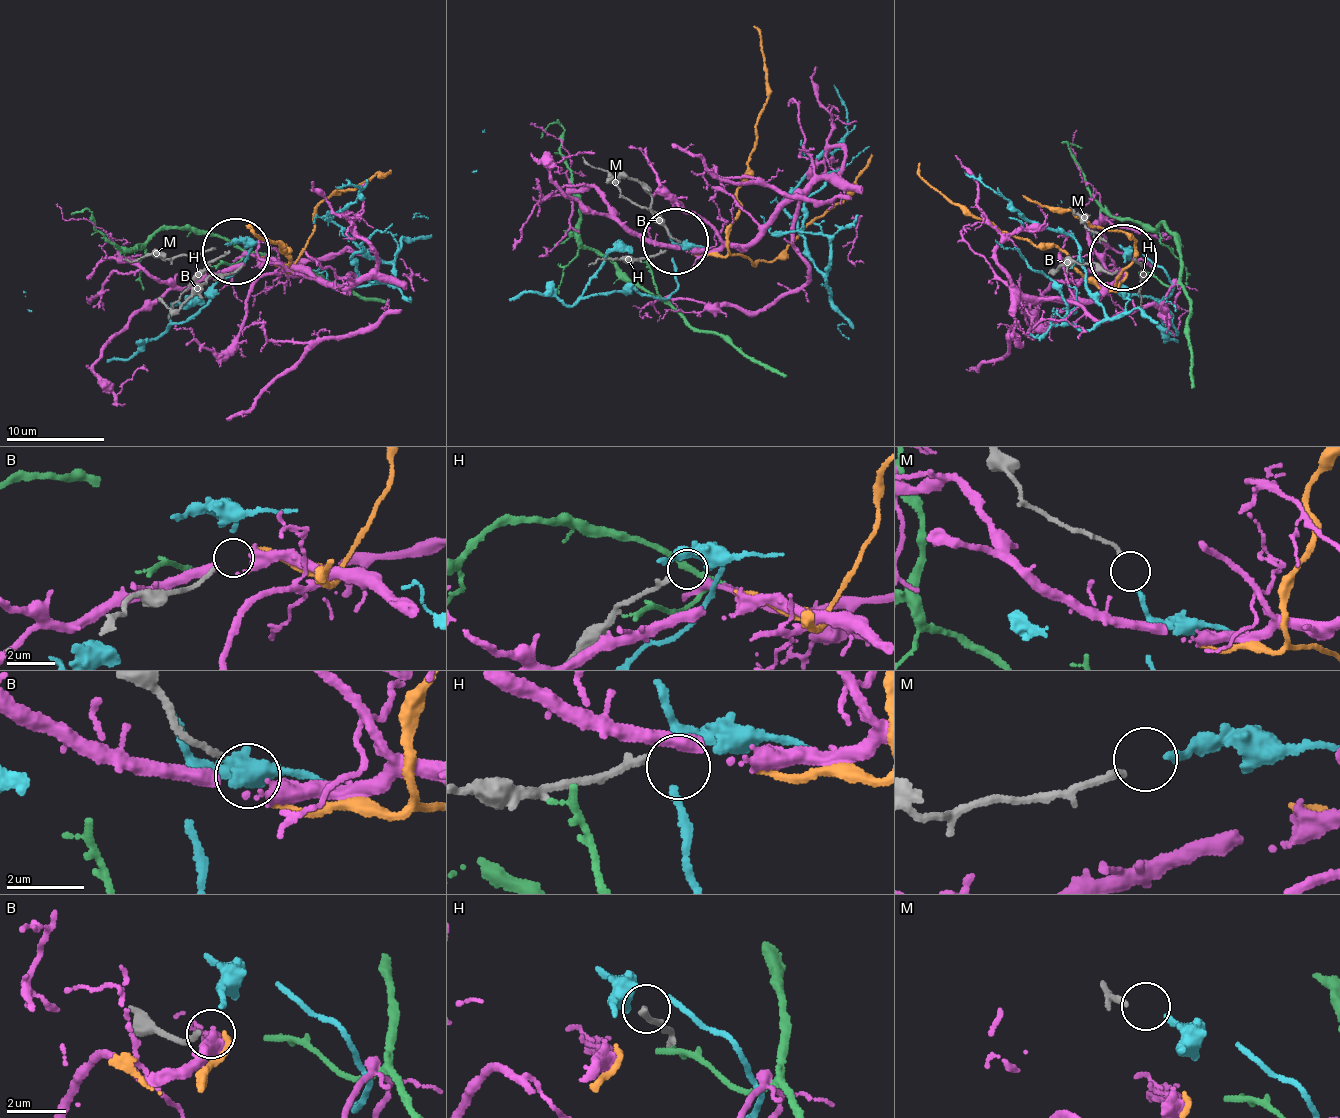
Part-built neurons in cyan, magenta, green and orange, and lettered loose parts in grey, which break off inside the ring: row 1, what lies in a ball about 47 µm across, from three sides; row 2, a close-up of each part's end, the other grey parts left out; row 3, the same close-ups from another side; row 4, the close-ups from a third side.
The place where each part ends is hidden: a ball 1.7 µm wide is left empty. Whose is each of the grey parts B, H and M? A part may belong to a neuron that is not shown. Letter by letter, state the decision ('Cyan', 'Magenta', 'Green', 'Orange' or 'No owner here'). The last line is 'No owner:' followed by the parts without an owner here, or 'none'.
B: Orange
H: No owner here
M: Cyan
No owner: H

